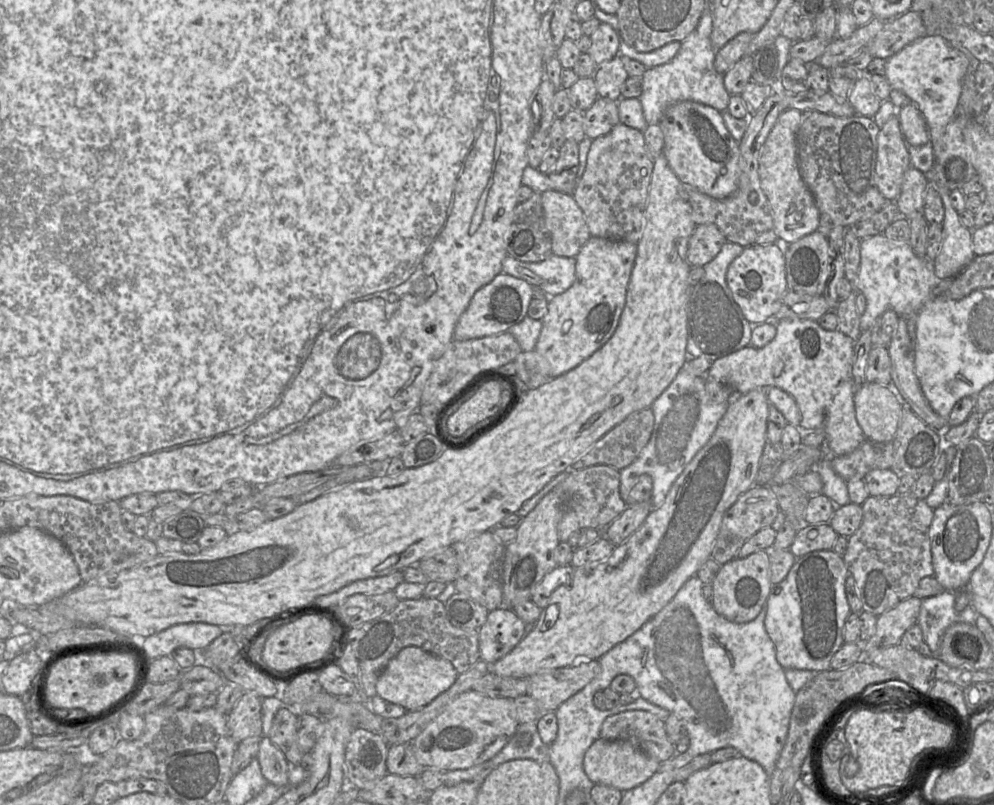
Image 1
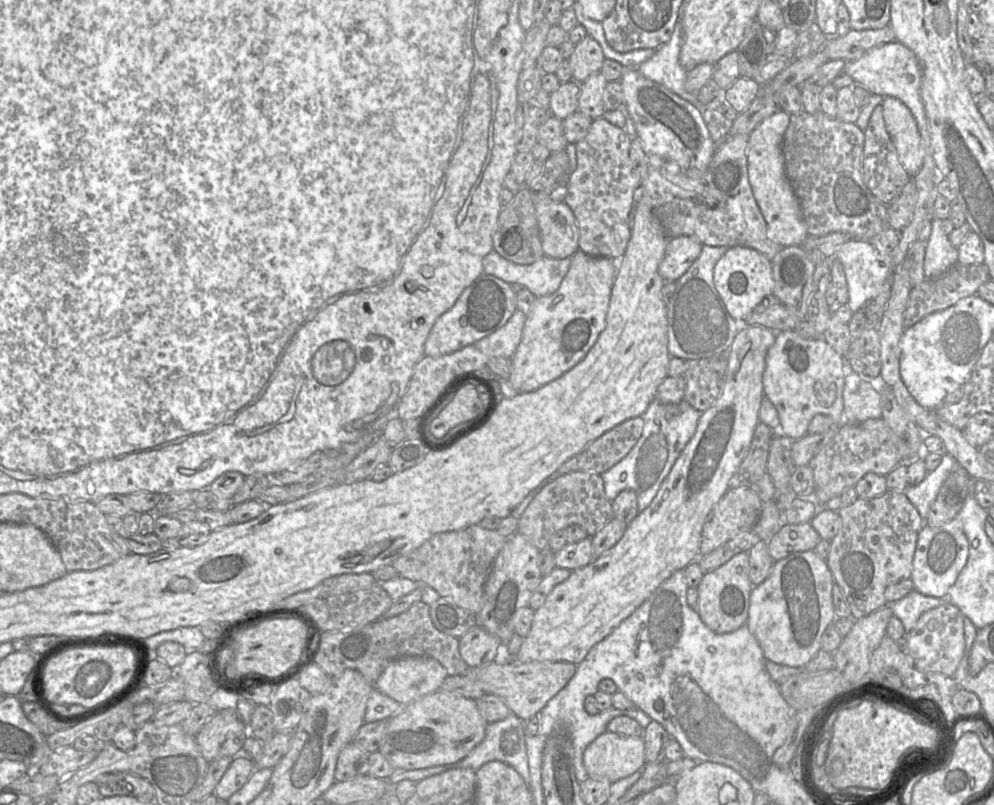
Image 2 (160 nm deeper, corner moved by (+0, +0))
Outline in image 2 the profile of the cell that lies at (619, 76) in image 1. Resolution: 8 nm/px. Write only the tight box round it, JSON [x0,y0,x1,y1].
[577,72,608,119]

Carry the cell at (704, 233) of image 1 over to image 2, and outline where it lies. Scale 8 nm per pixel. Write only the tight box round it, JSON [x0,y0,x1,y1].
[658,236,703,282]

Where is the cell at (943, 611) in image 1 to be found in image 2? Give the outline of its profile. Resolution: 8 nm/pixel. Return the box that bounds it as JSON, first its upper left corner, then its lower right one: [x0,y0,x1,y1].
[886,590,948,633]

